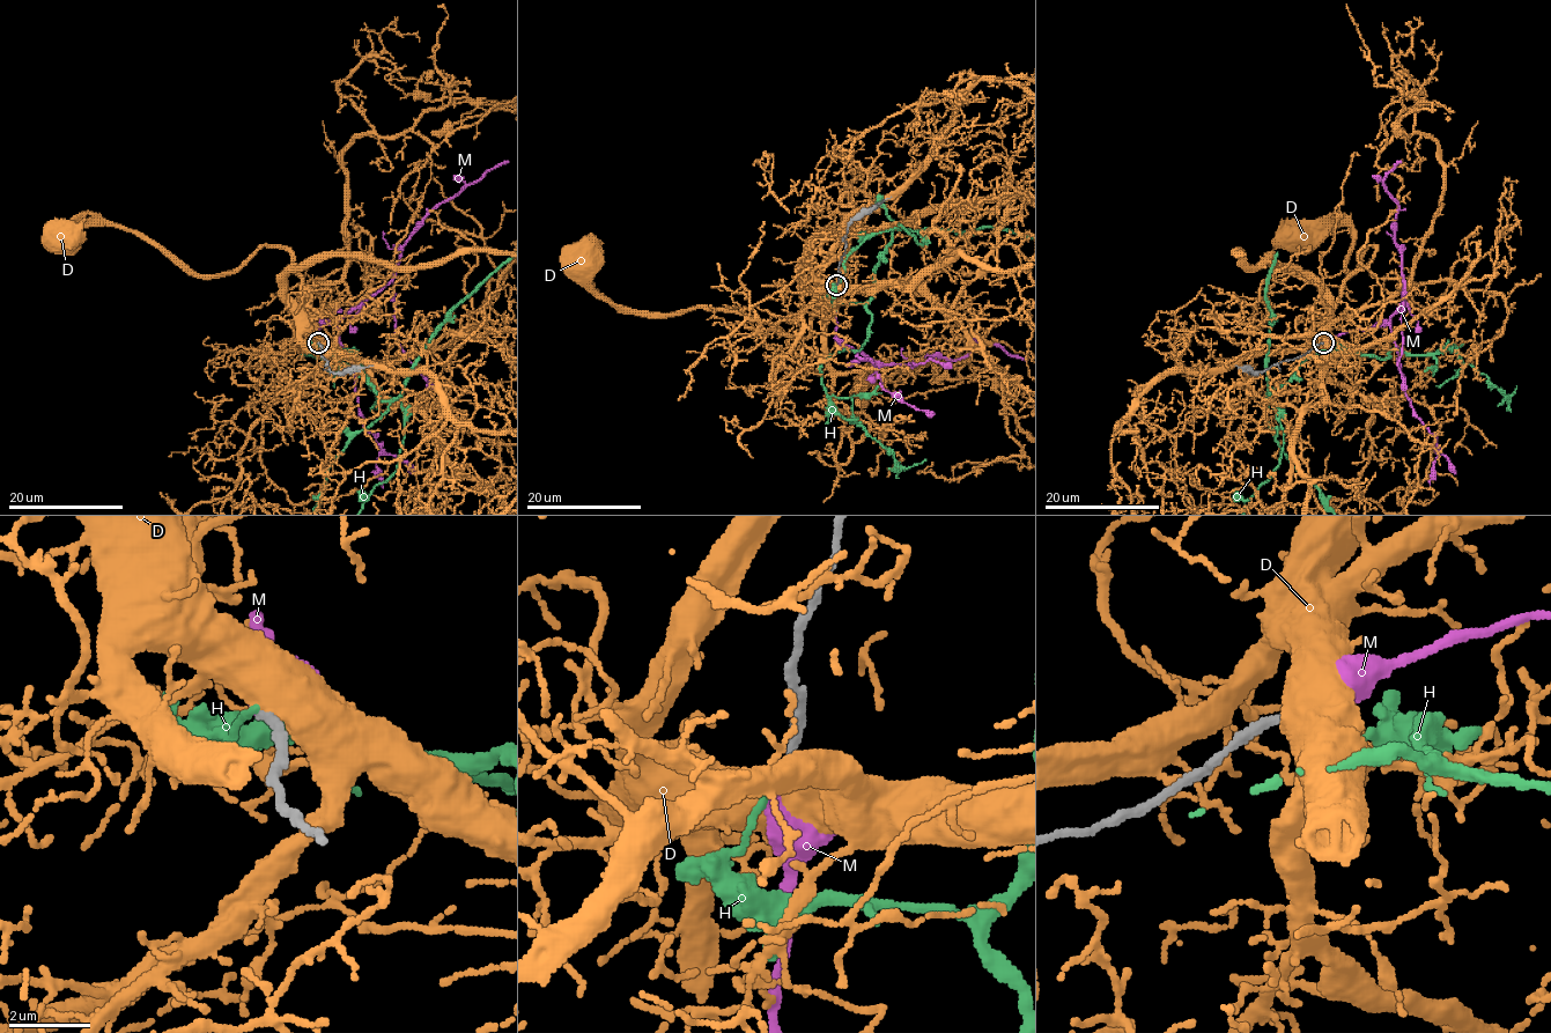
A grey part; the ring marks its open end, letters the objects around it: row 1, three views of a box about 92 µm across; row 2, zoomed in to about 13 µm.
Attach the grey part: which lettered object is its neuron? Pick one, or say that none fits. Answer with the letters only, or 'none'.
M

